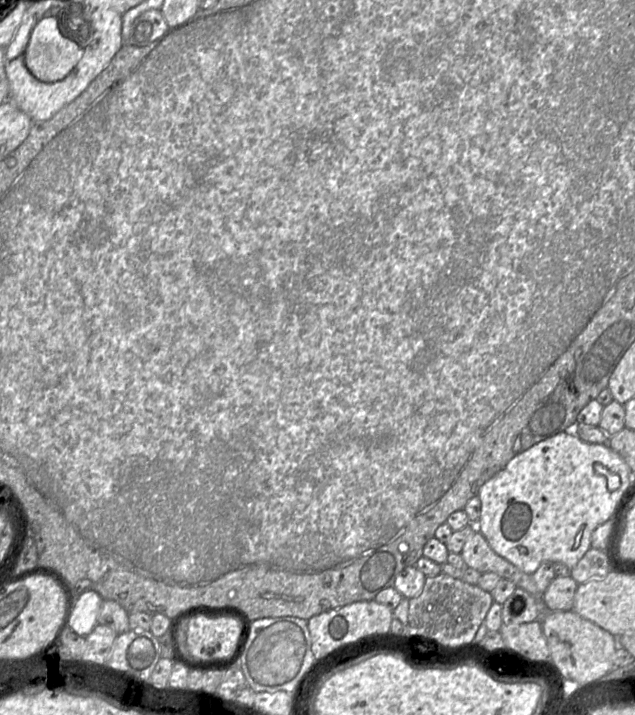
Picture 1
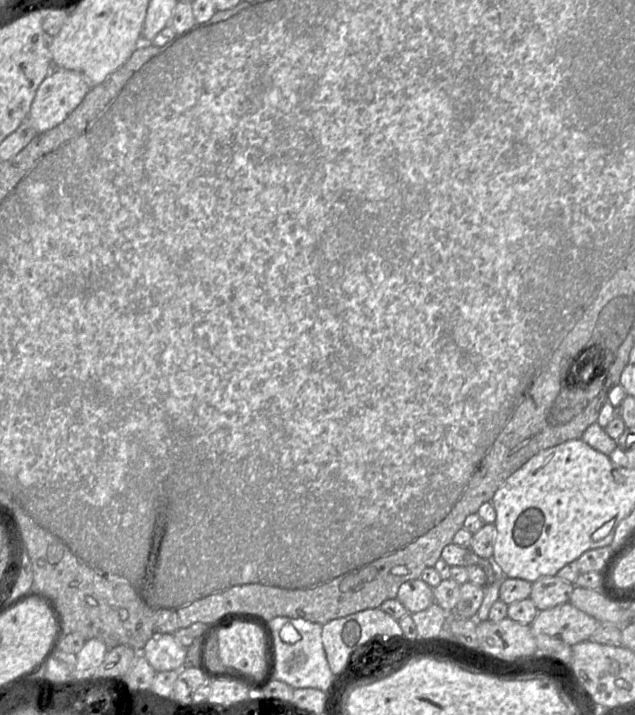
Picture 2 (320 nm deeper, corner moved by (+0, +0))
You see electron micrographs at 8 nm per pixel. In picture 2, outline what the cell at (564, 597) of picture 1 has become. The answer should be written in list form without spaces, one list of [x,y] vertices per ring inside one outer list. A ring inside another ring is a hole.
[[[557,576],[542,577],[532,584],[530,599],[539,611],[545,611],[570,602],[574,589],[574,583]]]

